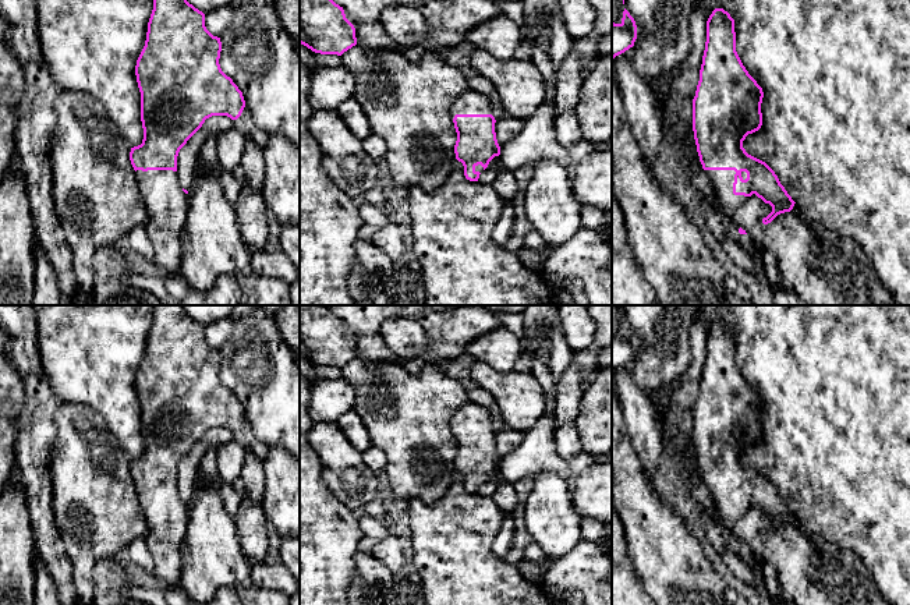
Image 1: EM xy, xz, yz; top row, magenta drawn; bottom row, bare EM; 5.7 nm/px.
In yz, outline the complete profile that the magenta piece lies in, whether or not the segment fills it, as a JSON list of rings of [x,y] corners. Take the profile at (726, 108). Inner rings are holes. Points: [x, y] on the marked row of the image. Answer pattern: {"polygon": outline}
{"polygon": [[[715,8],[707,21],[705,50],[693,99],[693,131],[700,162],[714,188],[715,202],[719,205],[718,213],[725,224],[726,236],[739,247],[746,248],[758,265],[758,272],[754,275],[757,282],[771,293],[775,305],[807,305],[792,290],[776,290],[769,284],[759,262],[759,252],[751,237],[733,222],[734,210],[753,194],[772,206],[772,212],[762,219],[764,224],[771,223],[780,213],[790,212],[796,204],[775,171],[743,148],[746,137],[762,125],[762,98],[762,88],[748,74],[736,52],[734,20],[723,8]]]}

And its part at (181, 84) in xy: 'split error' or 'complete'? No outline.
split error

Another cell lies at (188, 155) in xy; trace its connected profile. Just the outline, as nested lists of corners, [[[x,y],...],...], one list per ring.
[[[212,116],[205,120],[202,127],[187,141],[177,156],[177,180],[181,188],[190,191],[195,181],[195,171],[199,159],[199,151],[210,134],[220,134],[233,125],[227,116]]]

